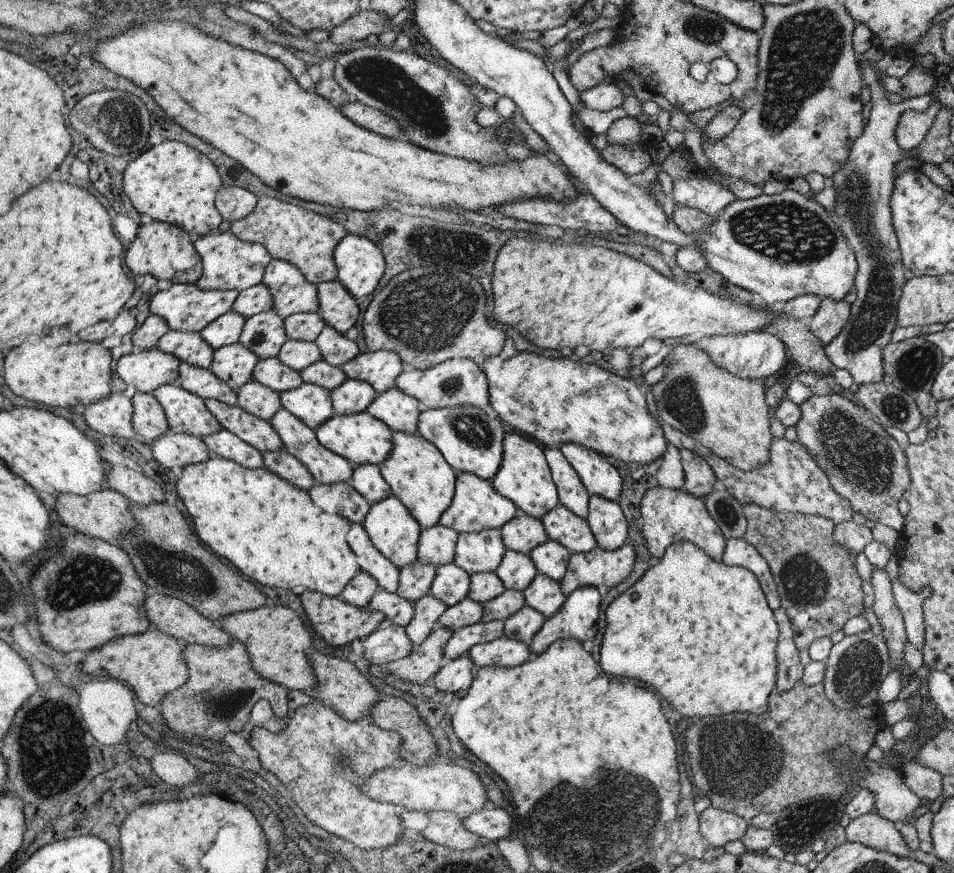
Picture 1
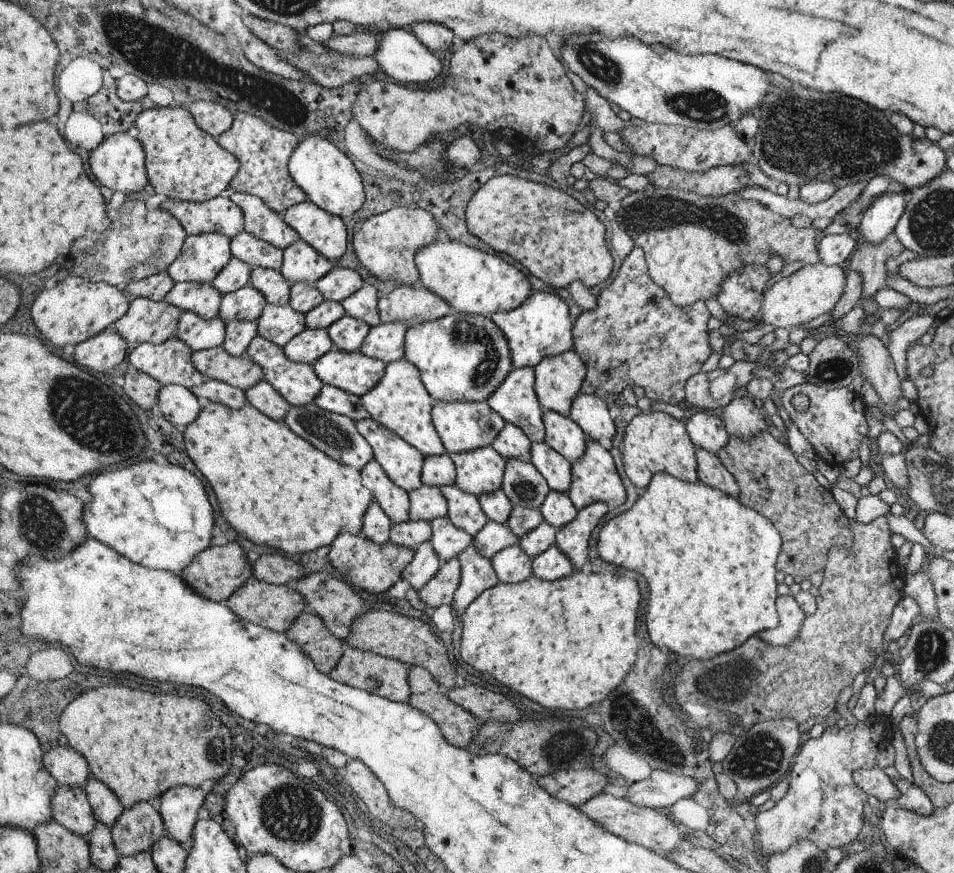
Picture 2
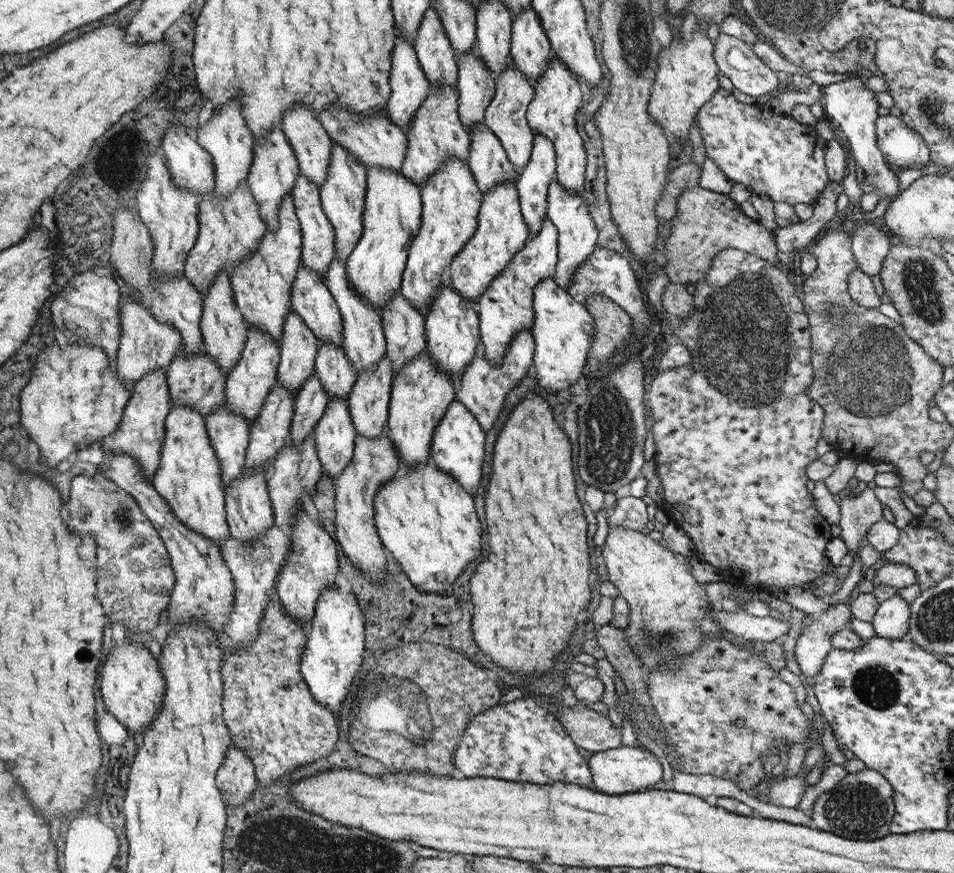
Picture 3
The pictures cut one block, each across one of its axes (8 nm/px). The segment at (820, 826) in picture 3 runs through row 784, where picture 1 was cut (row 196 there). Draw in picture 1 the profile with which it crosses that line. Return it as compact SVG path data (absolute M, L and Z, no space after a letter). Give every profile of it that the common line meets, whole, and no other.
M883 56L879 62L865 62L863 78L871 92L871 114L865 120L867 128L863 136L855 140L851 146L849 160L827 180L829 186L835 190L835 224L843 230L847 244L851 246L855 258L859 260L859 276L855 276L855 294L857 298L851 304L851 316L839 336L827 344L825 356L835 366L835 370L847 370L857 386L881 384L885 370L883 370L883 350L891 342L891 332L897 326L897 300L901 296L901 288L905 286L905 266L901 260L899 240L893 232L891 222L891 194L895 188L895 164L903 158L917 158L917 150L905 152L895 140L895 128L899 116L905 110L919 110L925 112L931 104L931 96L921 96L913 100L903 100L899 104L887 102L883 96L887 90L881 86L879 76L885 74L889 78L901 78L913 66L913 56L905 58L889 58Z

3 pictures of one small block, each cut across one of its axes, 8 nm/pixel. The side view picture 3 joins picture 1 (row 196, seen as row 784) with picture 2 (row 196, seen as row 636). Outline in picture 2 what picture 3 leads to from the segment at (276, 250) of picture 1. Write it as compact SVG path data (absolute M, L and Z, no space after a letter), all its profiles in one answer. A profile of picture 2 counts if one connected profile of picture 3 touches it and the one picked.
M235 112L231 128L223 132L217 138L217 142L241 162L237 176L229 184L231 192L257 196L277 214L283 214L287 208L293 208L307 200L307 194L295 184L295 180L289 174L289 158L299 144L295 134L277 130L263 122L261 118Z

